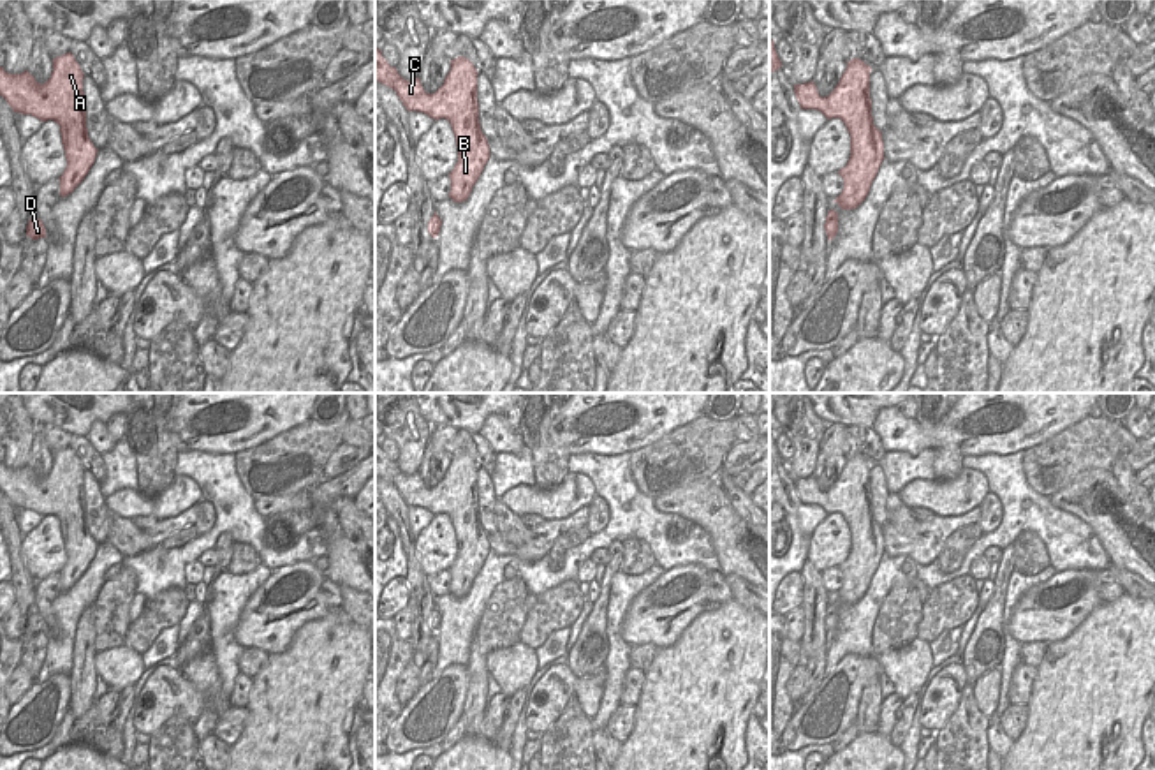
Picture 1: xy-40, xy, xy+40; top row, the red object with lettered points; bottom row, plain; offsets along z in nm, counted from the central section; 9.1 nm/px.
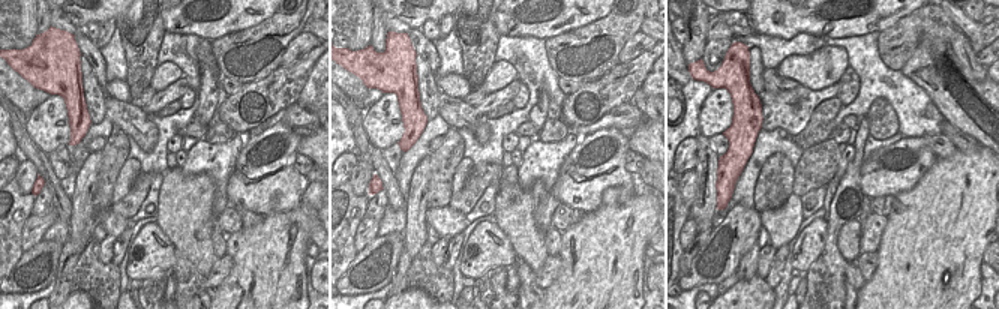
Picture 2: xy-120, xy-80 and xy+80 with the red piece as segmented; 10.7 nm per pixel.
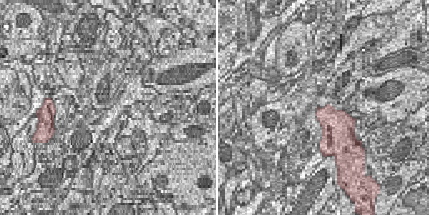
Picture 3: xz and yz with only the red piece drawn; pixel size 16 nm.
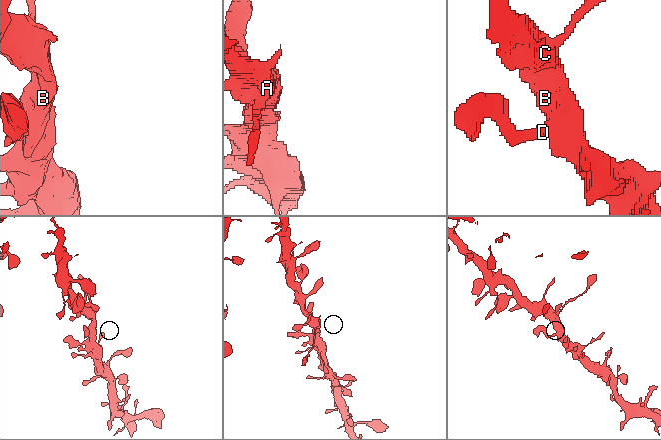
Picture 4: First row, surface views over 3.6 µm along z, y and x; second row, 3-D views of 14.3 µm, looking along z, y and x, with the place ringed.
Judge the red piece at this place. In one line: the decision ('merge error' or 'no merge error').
no merge error

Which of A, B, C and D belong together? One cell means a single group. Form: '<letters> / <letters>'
A B C D

